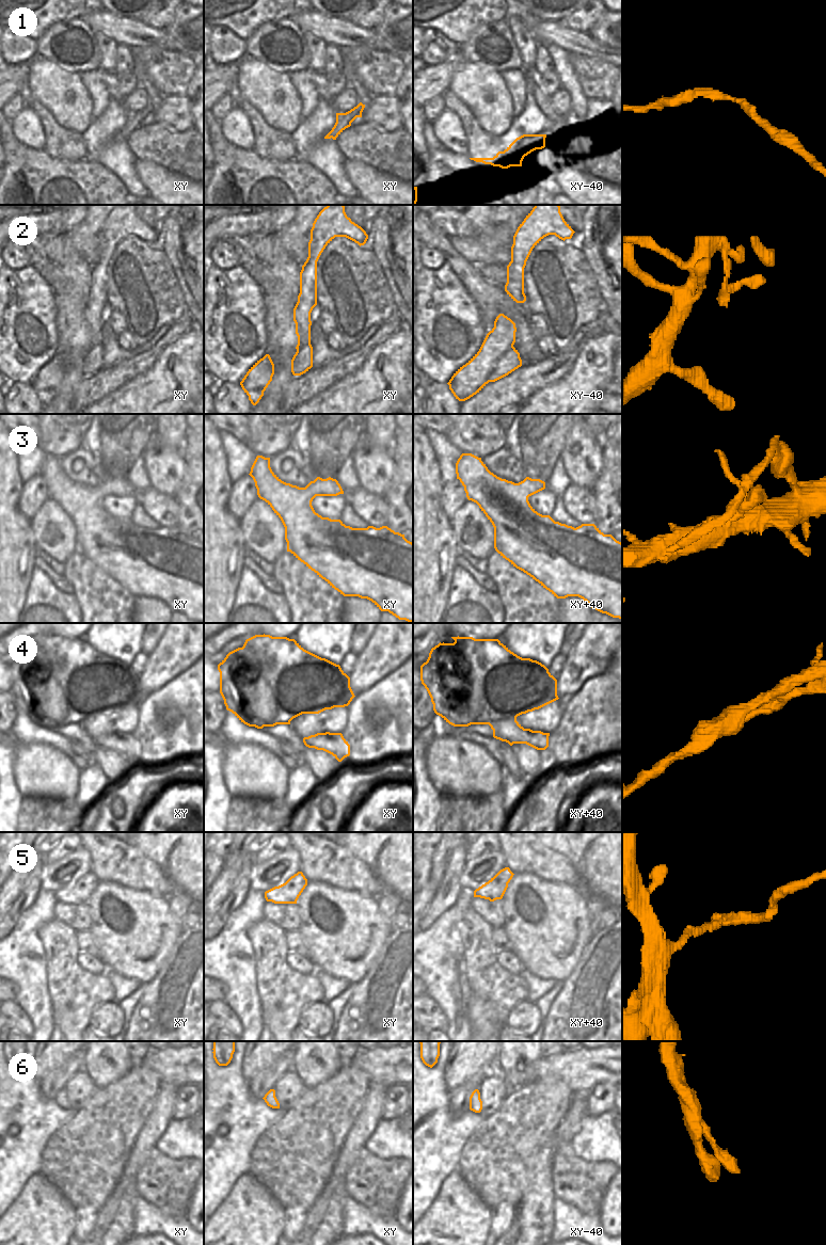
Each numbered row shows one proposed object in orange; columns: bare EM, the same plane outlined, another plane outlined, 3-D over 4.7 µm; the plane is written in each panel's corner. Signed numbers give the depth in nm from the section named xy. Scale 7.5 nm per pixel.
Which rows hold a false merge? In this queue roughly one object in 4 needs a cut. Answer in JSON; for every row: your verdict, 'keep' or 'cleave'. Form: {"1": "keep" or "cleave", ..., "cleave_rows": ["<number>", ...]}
{"1": "keep", "2": "keep", "3": "keep", "4": "cleave", "5": "cleave", "6": "keep", "cleave_rows": ["4", "5"]}

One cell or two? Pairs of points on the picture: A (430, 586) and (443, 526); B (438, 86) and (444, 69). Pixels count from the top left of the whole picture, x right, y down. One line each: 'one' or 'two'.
A: one
B: one

